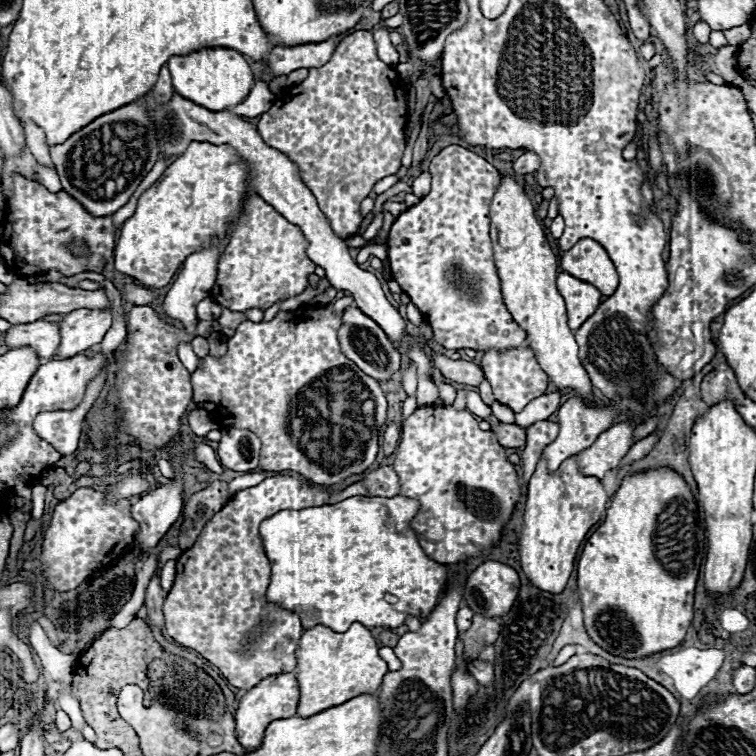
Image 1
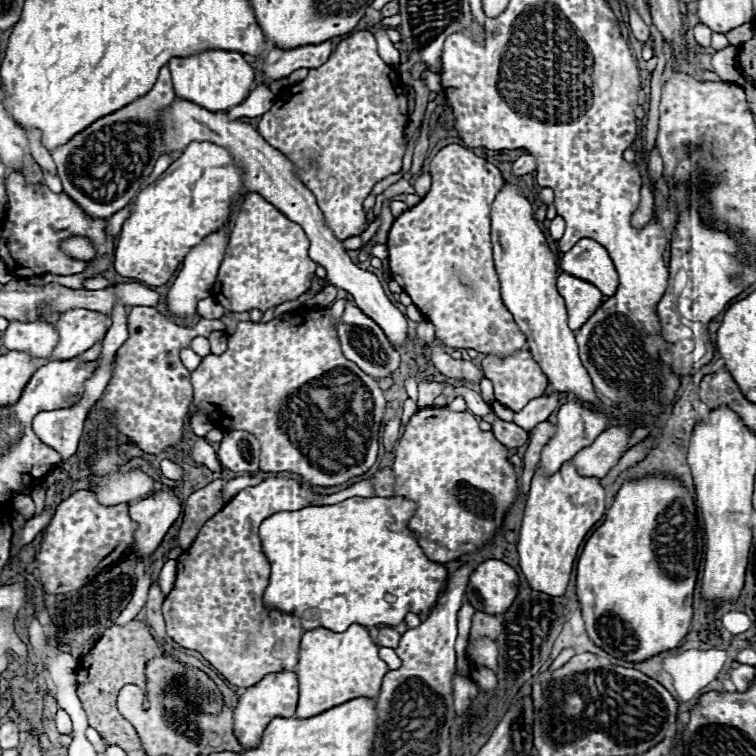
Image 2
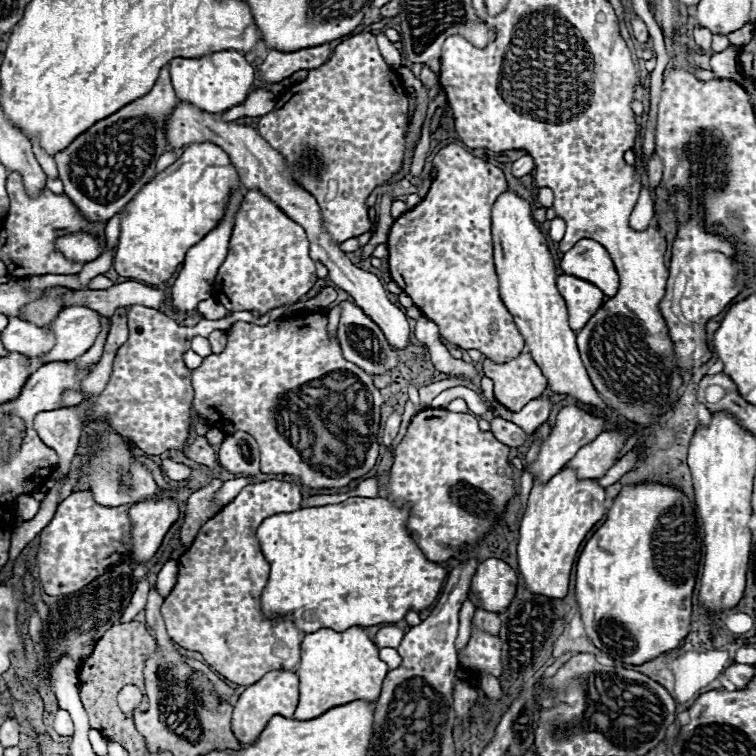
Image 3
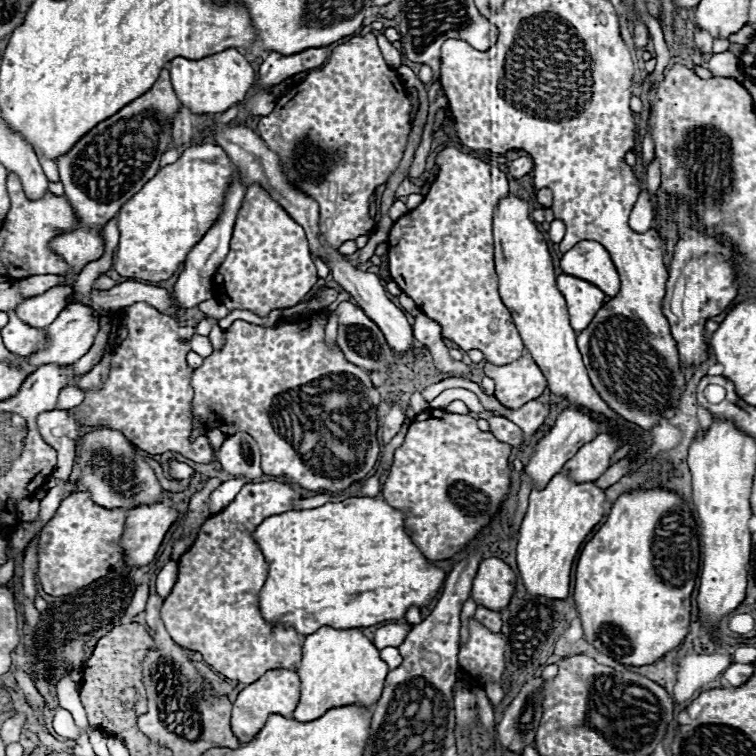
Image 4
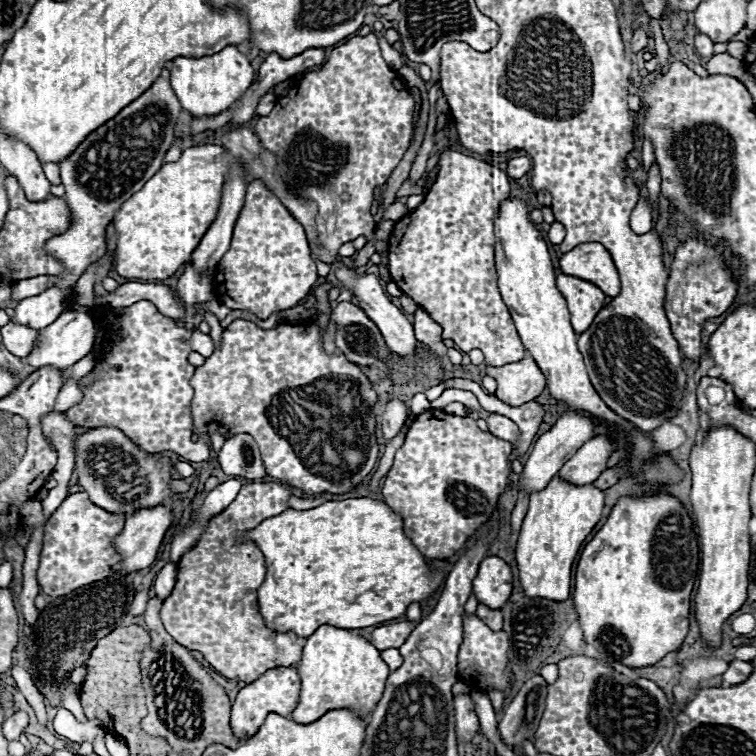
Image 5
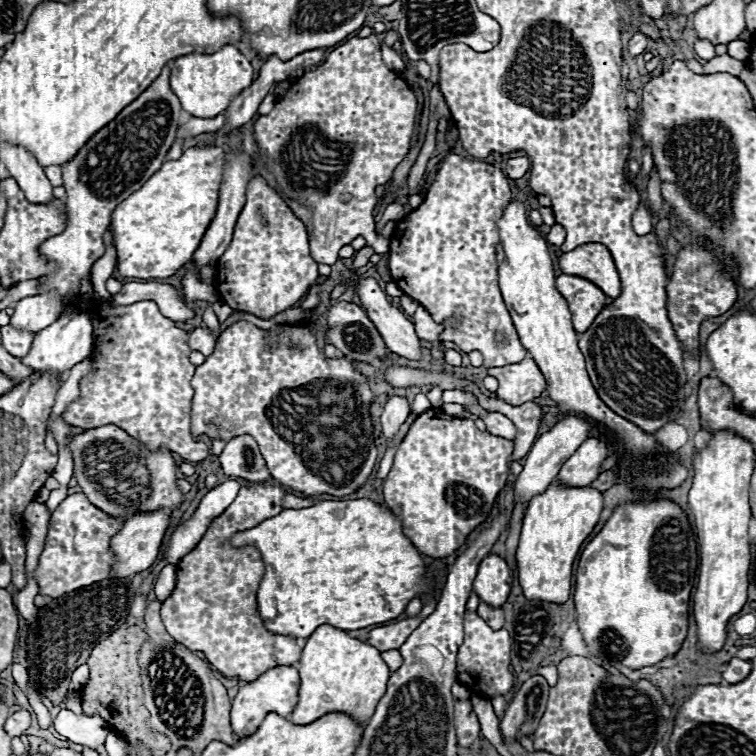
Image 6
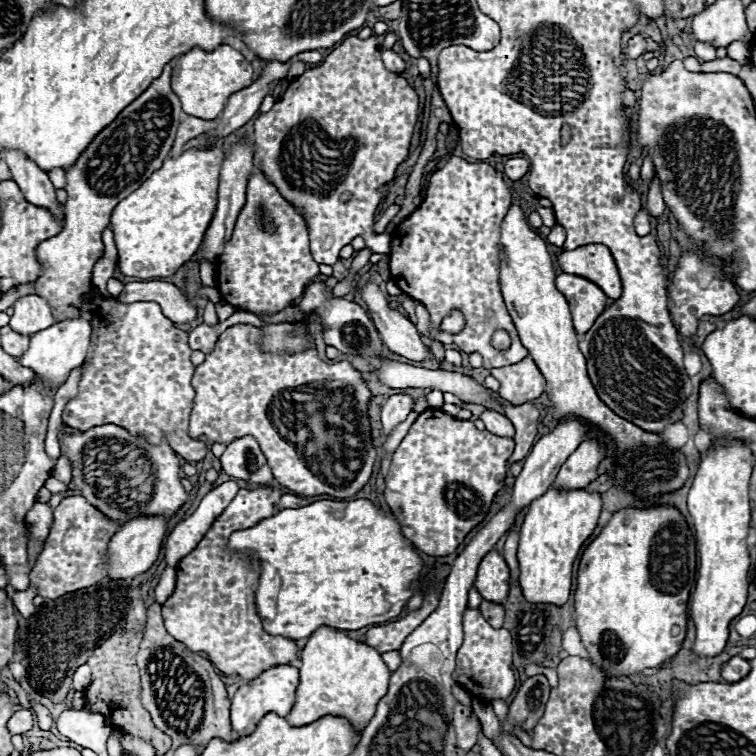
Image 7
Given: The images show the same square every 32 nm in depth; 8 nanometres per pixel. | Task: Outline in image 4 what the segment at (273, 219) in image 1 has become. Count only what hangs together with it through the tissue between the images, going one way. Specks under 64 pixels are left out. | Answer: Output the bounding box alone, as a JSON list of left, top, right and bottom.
[214,184,318,318]

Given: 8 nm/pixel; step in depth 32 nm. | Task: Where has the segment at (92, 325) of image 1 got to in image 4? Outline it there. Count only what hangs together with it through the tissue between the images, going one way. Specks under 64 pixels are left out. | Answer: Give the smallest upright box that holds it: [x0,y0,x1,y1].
[26,304,98,366]

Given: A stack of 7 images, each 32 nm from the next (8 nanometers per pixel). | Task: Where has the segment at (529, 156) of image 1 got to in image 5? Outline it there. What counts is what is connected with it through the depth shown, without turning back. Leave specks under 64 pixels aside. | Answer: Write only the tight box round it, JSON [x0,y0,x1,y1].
[506,156,532,178]

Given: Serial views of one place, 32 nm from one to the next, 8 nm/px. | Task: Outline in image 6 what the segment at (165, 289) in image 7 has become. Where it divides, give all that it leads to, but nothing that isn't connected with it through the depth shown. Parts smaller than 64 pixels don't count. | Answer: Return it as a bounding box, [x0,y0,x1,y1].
[108,282,194,322]

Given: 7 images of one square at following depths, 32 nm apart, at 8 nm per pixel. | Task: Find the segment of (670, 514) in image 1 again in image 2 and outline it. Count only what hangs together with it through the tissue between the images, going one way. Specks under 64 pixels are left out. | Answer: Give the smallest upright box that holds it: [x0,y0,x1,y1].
[576,476,704,662]

